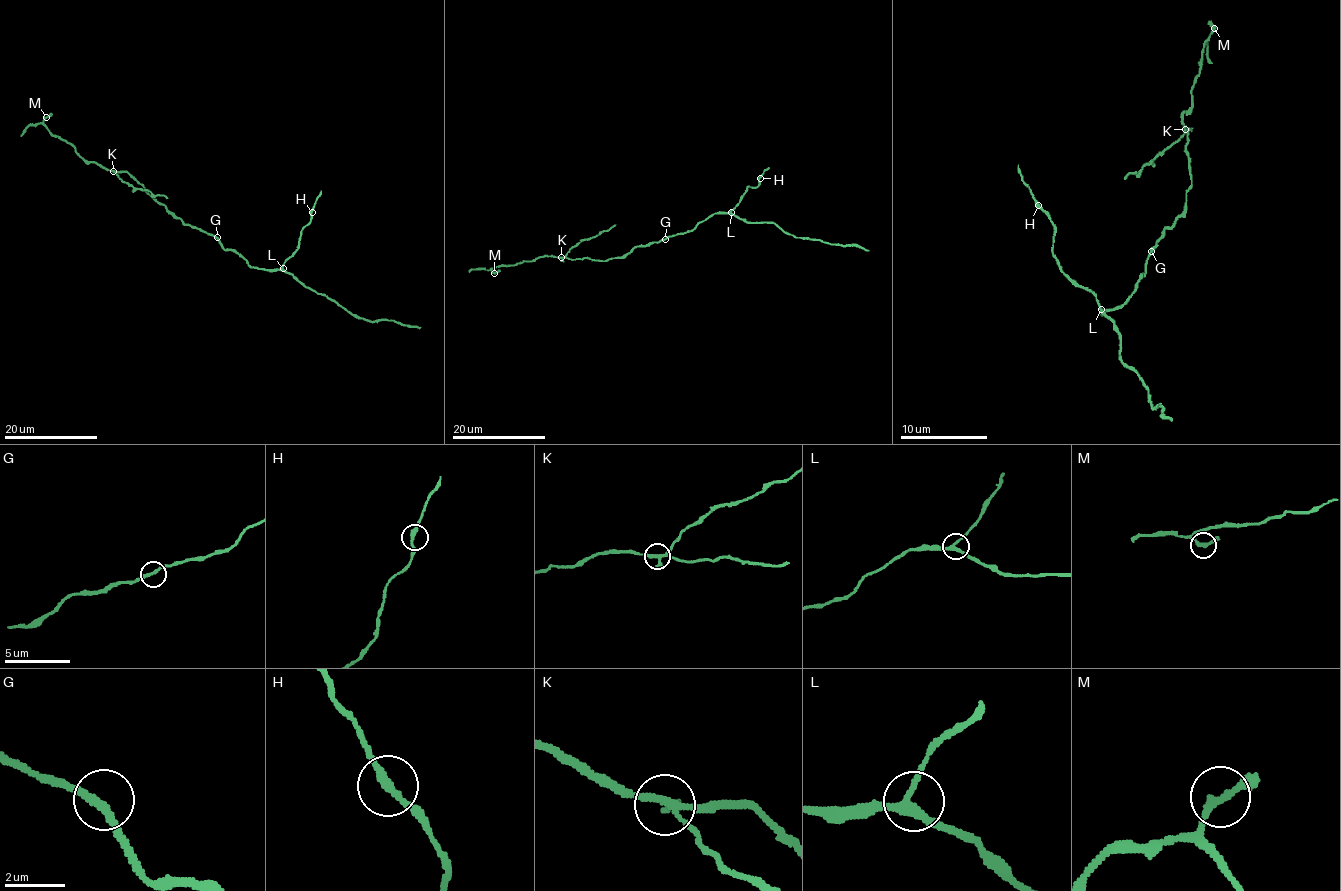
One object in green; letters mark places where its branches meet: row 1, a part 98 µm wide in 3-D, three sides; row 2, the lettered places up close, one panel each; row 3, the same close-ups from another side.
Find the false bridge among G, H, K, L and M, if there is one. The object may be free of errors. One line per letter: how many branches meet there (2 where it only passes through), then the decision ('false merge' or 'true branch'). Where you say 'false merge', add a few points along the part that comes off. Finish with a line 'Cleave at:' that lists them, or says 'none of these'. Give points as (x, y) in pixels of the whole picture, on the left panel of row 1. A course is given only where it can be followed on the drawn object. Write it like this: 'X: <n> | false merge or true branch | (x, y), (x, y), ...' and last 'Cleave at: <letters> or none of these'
G: 2 | true branch
H: 2 | true branch
K: 3 | false merge | (114, 172), (134, 188), (167, 198)
L: 3 | true branch
M: 2 | true branch
Cleave at: K

